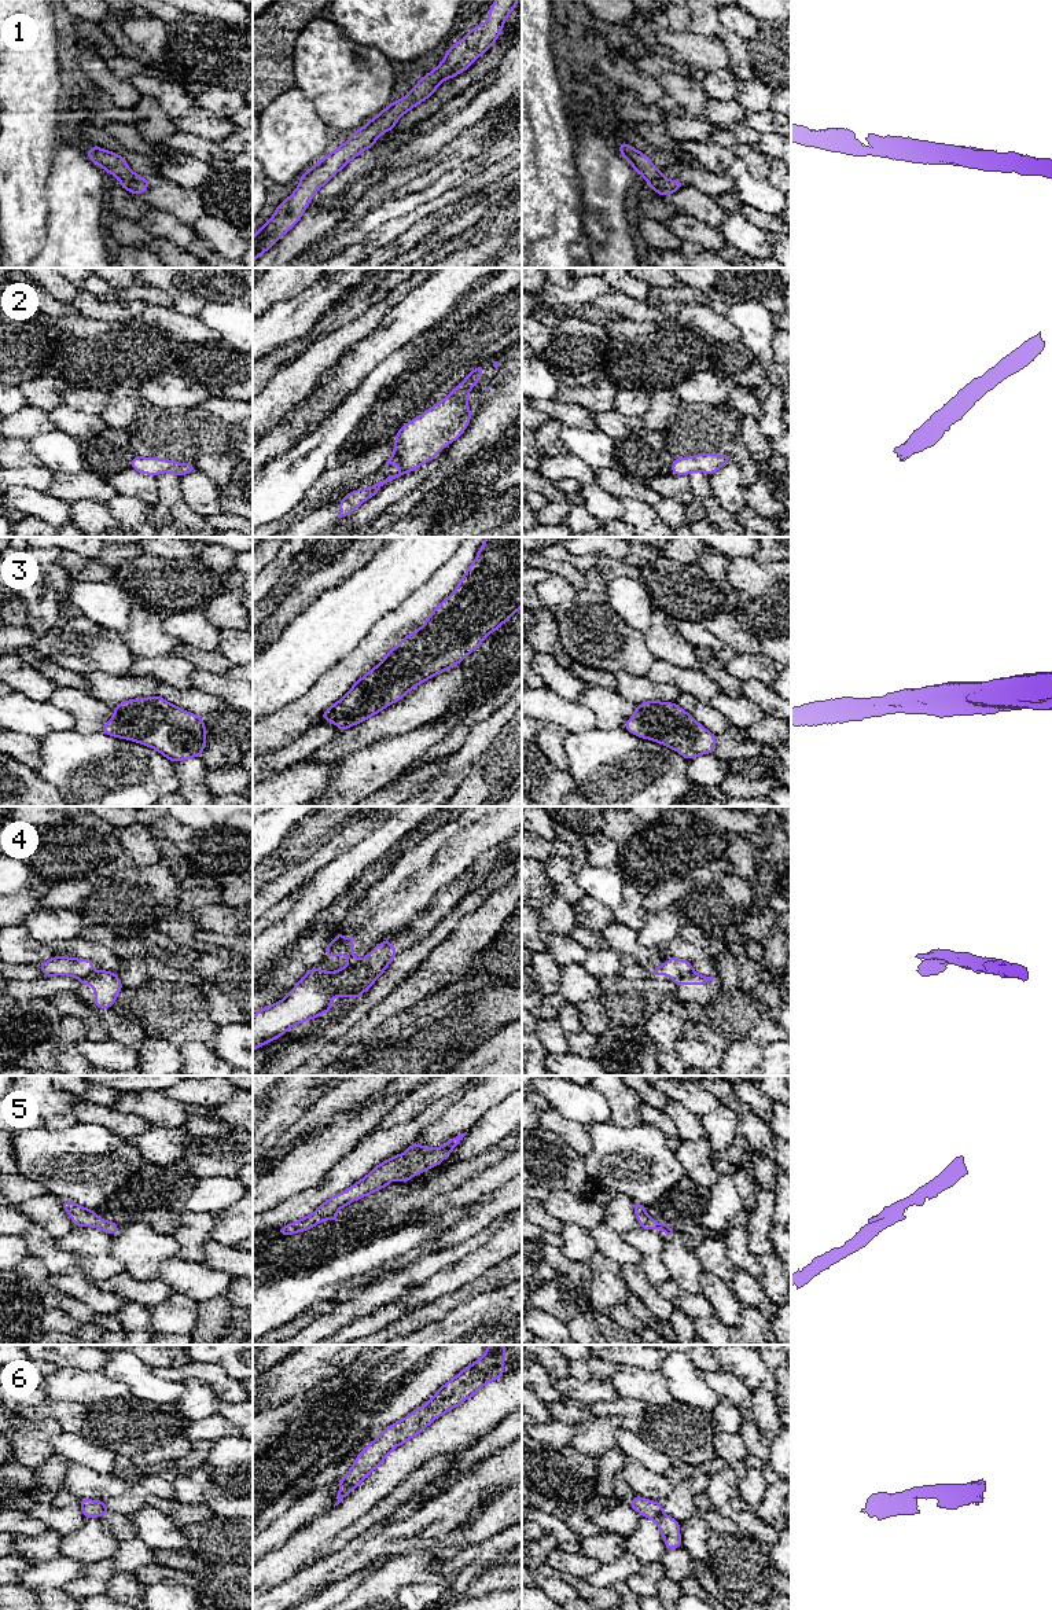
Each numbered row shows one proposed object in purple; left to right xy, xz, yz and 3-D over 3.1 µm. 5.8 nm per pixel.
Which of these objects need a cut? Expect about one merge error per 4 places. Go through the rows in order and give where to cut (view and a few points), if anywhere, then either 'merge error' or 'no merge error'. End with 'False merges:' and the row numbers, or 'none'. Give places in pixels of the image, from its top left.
1: no cut | no merge error
2: no cut | no merge error
3: no cut | no merge error
4: xz (357, 962), (334, 978), (335, 993) | merge error
5: no cut | no merge error
6: no cut | no merge error
False merges: 4

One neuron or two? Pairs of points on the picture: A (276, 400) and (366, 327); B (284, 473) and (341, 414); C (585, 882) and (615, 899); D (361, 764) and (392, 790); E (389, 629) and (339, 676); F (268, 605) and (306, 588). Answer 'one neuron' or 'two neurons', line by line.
A: one neuron
B: one neuron
C: one neuron
D: two neurons
E: one neuron
F: two neurons

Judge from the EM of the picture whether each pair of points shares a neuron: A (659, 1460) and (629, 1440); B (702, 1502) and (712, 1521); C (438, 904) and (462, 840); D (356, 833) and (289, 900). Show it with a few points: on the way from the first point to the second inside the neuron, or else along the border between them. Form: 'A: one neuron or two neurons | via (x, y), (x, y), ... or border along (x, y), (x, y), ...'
A: one neuron | via (653, 1458), (636, 1447)
B: one neuron | via (703, 1506), (703, 1511), (709, 1517)
C: two neurons | border along (470, 864), (458, 877), (447, 882), (423, 908)
D: two neurons | border along (306, 879), (295, 885), (280, 900)

